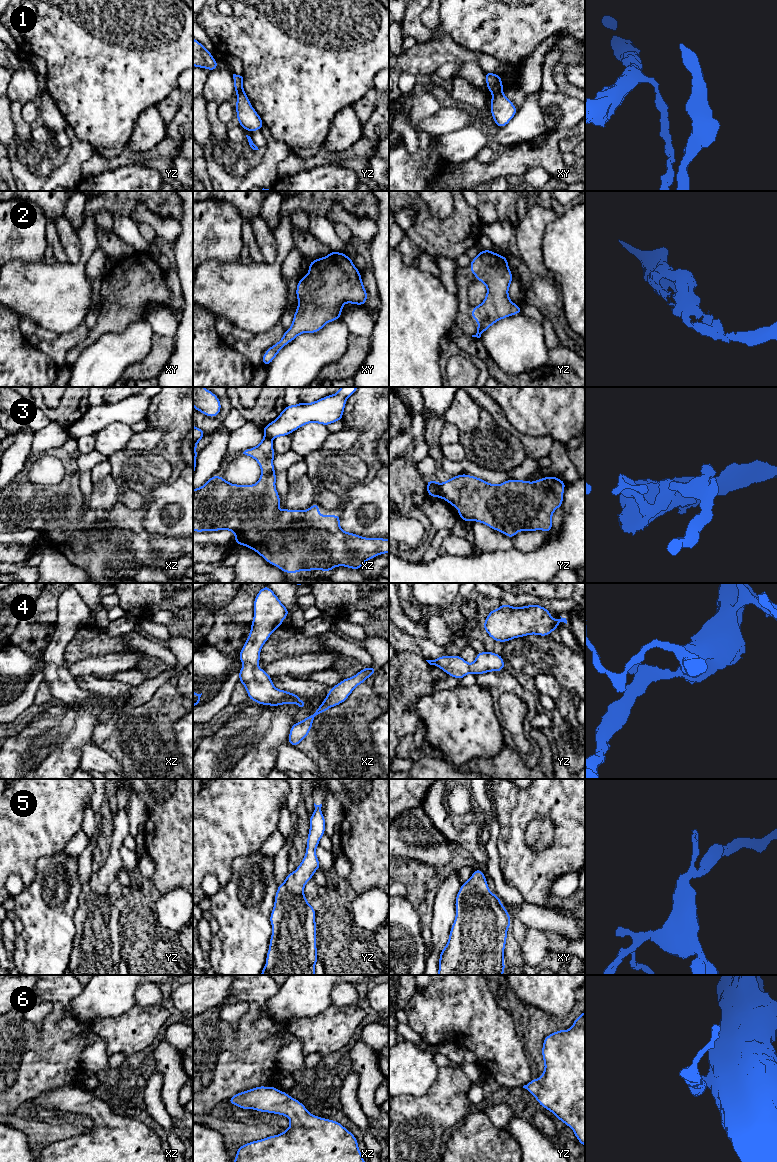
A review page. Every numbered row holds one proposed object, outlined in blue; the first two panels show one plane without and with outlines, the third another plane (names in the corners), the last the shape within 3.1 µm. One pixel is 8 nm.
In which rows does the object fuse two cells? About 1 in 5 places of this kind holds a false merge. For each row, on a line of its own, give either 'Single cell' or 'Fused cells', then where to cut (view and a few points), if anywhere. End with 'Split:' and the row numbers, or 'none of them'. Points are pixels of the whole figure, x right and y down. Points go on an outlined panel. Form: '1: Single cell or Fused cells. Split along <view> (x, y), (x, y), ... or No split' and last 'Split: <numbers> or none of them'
1: Fused cells. Split along xy (501, 90), (493, 93)
2: Single cell. No split
3: Fused cells. Split along yz (438, 484), (439, 496)
4: Single cell. No split
5: Single cell. No split
6: Single cell. No split
Split: 1, 3

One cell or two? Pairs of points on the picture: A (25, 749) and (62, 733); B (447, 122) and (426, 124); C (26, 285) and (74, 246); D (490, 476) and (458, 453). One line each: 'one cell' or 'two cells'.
A: one cell
B: one cell
C: two cells
D: two cells

